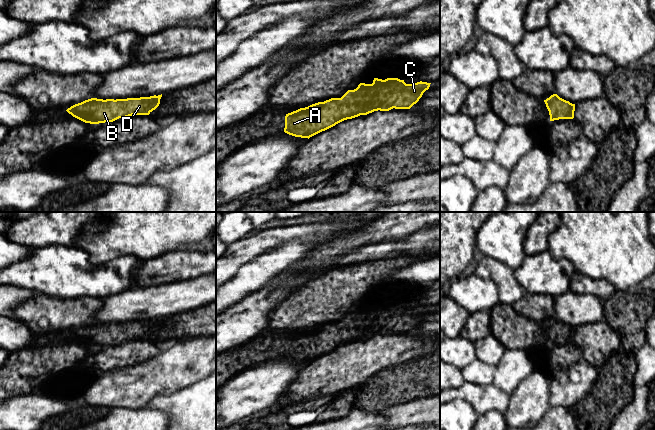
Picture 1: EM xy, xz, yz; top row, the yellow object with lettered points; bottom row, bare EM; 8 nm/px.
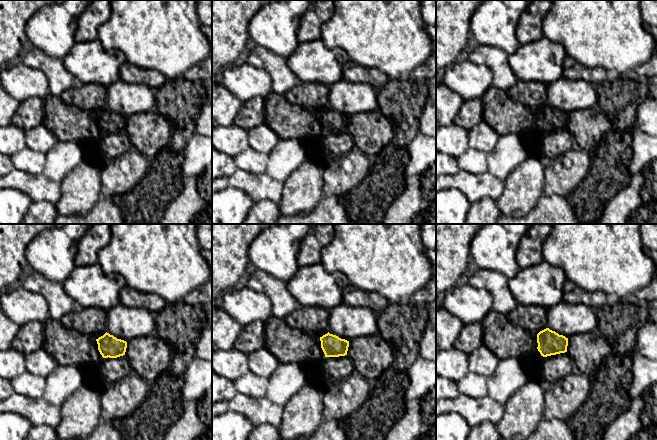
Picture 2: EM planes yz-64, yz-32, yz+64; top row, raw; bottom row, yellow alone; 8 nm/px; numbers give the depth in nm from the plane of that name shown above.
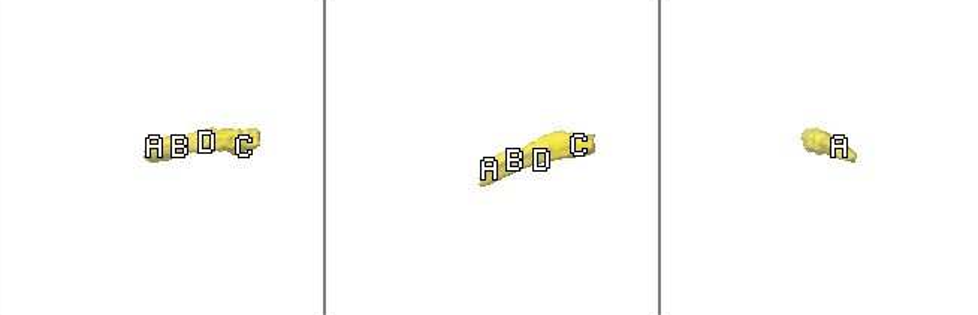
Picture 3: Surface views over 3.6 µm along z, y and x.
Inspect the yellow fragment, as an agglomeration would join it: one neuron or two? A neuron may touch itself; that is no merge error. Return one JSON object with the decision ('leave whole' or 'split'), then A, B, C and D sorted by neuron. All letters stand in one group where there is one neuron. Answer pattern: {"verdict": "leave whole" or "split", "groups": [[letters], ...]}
{"verdict": "leave whole", "groups": [["A", "B", "C", "D"]]}

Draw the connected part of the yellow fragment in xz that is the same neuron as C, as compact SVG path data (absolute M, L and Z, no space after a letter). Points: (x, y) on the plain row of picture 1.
M374 302L372 308L360 307L341 322L331 322L286 338L284 356L310 362L336 348L374 335L410 333L429 313L431 307L406 308L398 302Z

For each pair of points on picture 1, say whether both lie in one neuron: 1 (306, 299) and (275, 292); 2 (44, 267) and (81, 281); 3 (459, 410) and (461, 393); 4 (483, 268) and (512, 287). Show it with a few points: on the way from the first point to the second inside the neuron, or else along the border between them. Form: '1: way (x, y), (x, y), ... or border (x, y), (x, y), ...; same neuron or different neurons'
1: border (308, 281), (271, 310); different neurons
2: way (53, 270), (63, 271), (72, 275); same neuron
3: border (450, 400), (463, 399), (478, 414); different neurons
4: way (490, 268), (495, 270), (505, 280); same neuron

